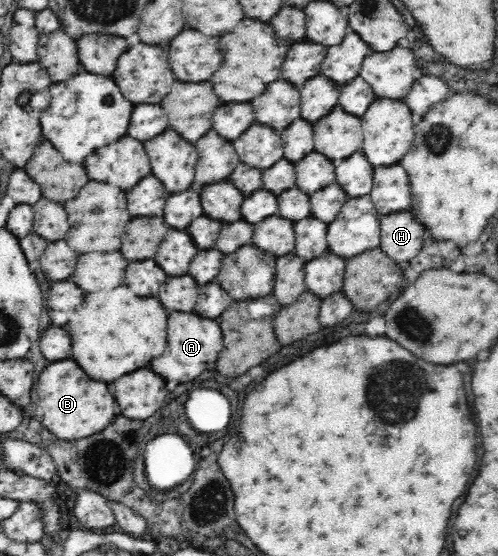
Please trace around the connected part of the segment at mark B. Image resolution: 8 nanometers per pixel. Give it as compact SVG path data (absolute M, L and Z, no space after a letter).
M61 360L49 364L39 374L35 390L39 396L35 418L61 440L73 441L87 438L93 435L93 432L103 430L115 416L113 410L115 400L113 396L107 396L109 386L105 382L91 380L73 360Z

